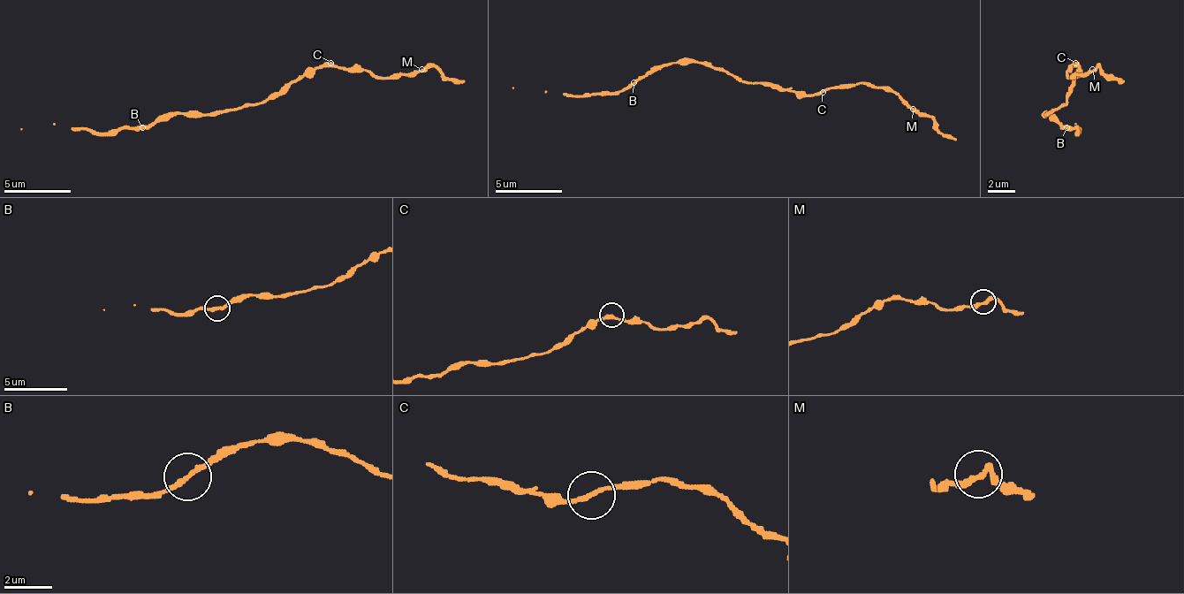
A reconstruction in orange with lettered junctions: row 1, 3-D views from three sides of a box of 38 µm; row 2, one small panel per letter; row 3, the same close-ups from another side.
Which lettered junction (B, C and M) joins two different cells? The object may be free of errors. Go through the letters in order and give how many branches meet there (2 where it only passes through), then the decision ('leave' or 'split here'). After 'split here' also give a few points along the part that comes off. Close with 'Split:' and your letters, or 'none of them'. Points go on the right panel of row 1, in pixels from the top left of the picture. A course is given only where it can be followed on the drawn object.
B: 2 branches meet; leave
C: 2 branches meet; leave
M: 2 branches meet; leave
Split: none of them

